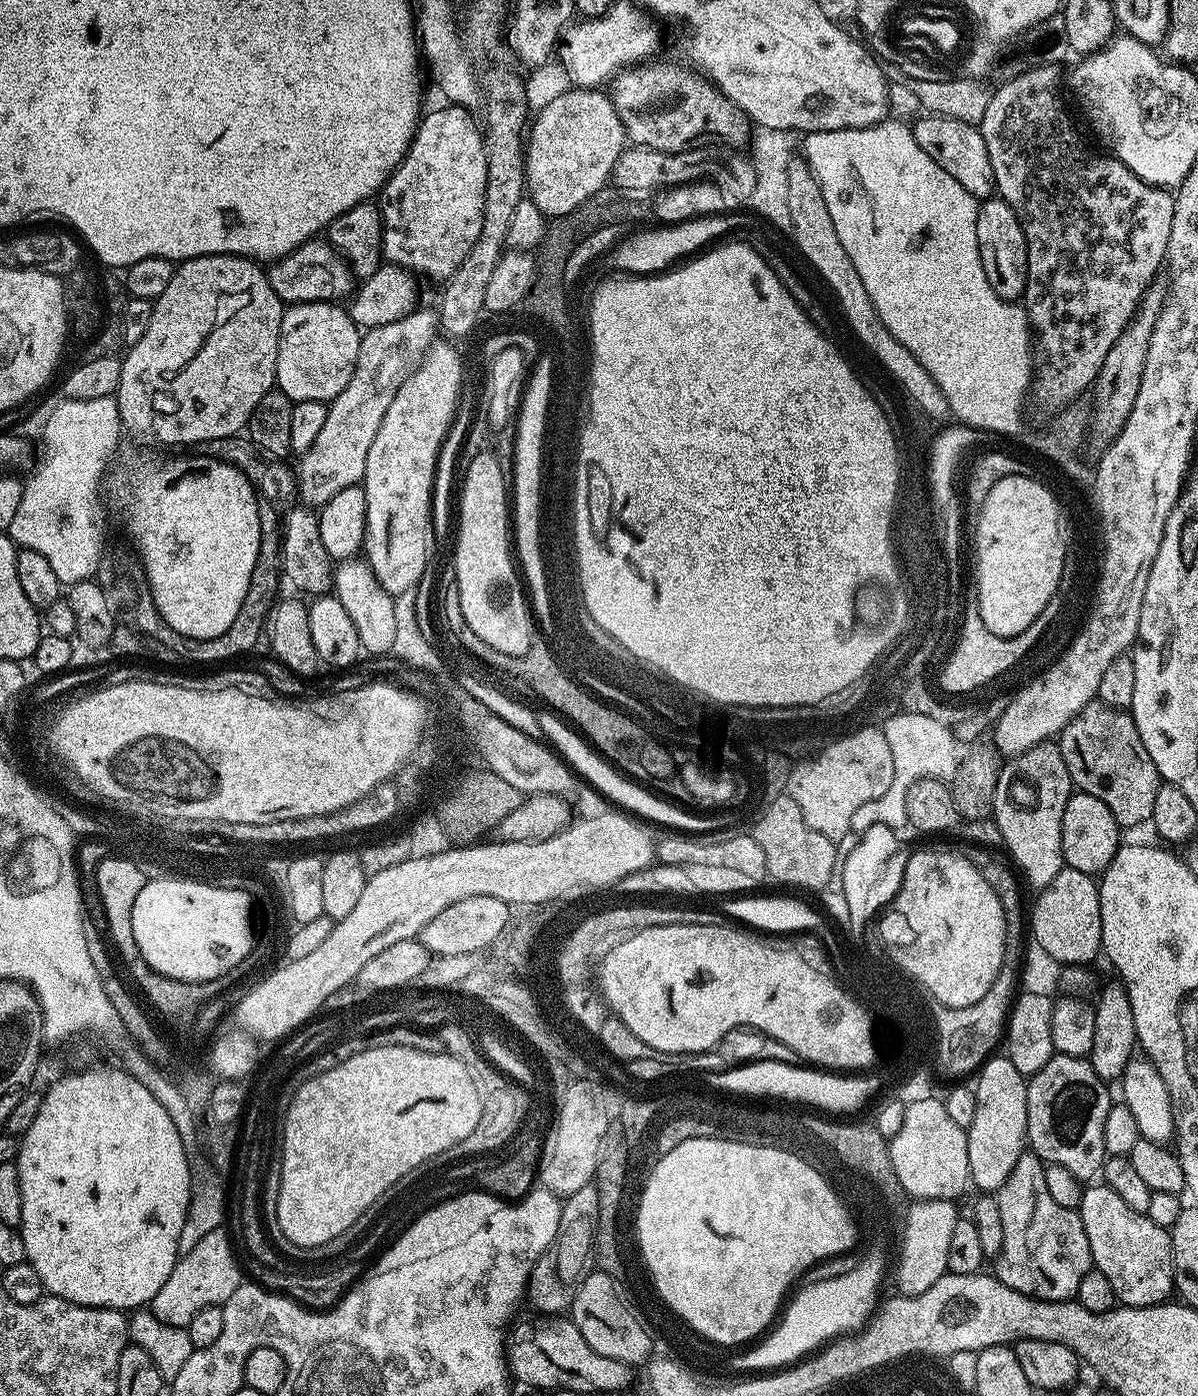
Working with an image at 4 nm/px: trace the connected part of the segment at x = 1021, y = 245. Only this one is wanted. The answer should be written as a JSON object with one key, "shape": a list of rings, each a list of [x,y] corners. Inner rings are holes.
{"shape":[[[984,198],[978,204],[978,254],[982,258],[982,270],[990,278],[990,286],[1005,300],[1023,297],[1024,287],[1028,281],[1028,247],[1026,234],[1018,214],[1001,198]]]}

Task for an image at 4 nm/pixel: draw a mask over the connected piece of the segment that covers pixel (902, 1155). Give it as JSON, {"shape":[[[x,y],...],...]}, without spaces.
{"shape":[[[943,1099],[914,1102],[907,1105],[902,1128],[898,1134],[887,1141],[889,1154],[896,1162],[897,1172],[900,1178],[911,1188],[912,1192],[920,1193],[921,1200],[951,1200],[964,1192],[964,1187],[969,1187],[969,1170],[967,1160],[967,1136],[966,1129],[950,1119],[946,1114],[946,1106]]]}

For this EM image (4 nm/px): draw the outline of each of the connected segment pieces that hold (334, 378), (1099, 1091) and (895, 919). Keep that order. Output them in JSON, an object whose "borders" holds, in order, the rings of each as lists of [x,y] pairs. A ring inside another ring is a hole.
{"borders":[[[[319,300],[285,307],[278,342],[276,388],[293,402],[331,402],[346,390],[354,374],[361,339],[361,329],[348,317],[347,307],[339,303]]],[[[1054,1054],[1042,1070],[1035,1072],[1027,1085],[1027,1143],[1031,1151],[1045,1165],[1066,1166],[1081,1182],[1095,1181],[1106,1159],[1104,1127],[1106,1114],[1110,1114],[1114,1103],[1114,1097],[1108,1093],[1109,1085],[1094,1072],[1088,1058],[1059,1054]]],[[[932,848],[925,852],[913,851],[906,862],[900,889],[880,917],[880,940],[887,959],[896,957],[897,962],[909,964],[908,968],[917,972],[915,983],[946,1007],[961,1008],[978,1002],[990,990],[1004,965],[1006,922],[1002,902],[998,902],[998,894],[994,894],[990,882],[982,878],[967,855],[935,852]]]]}

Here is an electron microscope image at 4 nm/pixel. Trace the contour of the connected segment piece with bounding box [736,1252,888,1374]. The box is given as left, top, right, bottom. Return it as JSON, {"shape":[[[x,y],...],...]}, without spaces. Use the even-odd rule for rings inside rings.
{"shape":[[[872,1252],[869,1256],[861,1255],[858,1266],[848,1274],[817,1284],[805,1283],[801,1292],[787,1301],[775,1327],[752,1346],[757,1348],[749,1347],[744,1350],[749,1352],[744,1352],[737,1358],[737,1370],[740,1374],[763,1374],[769,1370],[779,1370],[805,1359],[837,1338],[859,1332],[877,1311],[878,1301],[881,1299],[880,1283],[884,1280],[887,1268],[888,1262],[883,1254]]]}

